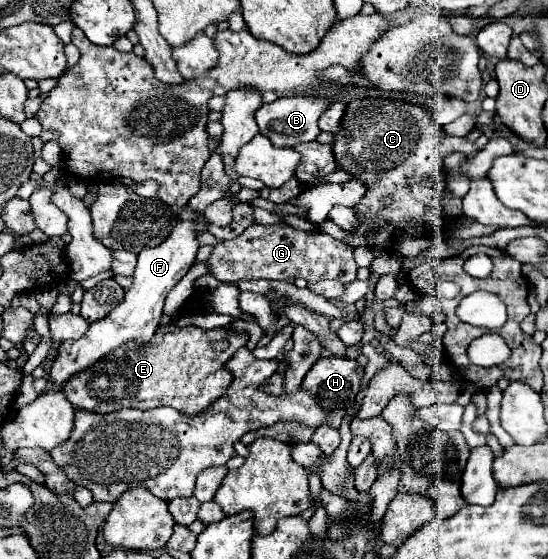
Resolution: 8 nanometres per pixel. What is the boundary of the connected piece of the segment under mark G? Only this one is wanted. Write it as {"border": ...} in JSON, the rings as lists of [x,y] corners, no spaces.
{"border":[[[252,223],[242,235],[232,241],[222,241],[214,247],[212,257],[208,259],[210,271],[218,281],[254,281],[284,280],[292,281],[302,277],[306,281],[334,279],[340,283],[352,283],[356,279],[356,263],[352,255],[352,247],[332,239],[330,235],[304,233],[292,229],[290,225],[260,225]]]}

